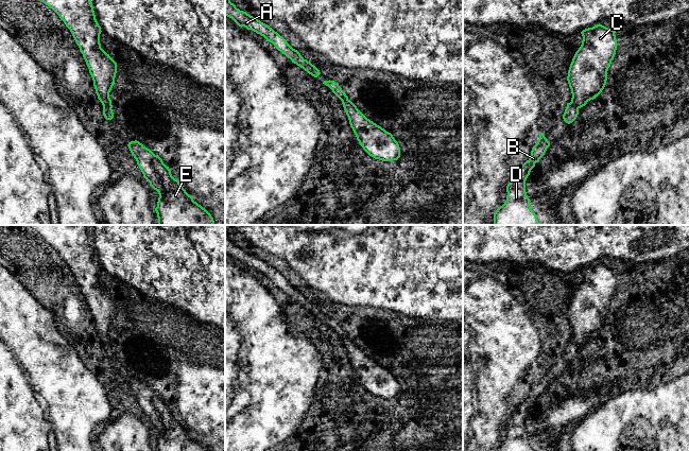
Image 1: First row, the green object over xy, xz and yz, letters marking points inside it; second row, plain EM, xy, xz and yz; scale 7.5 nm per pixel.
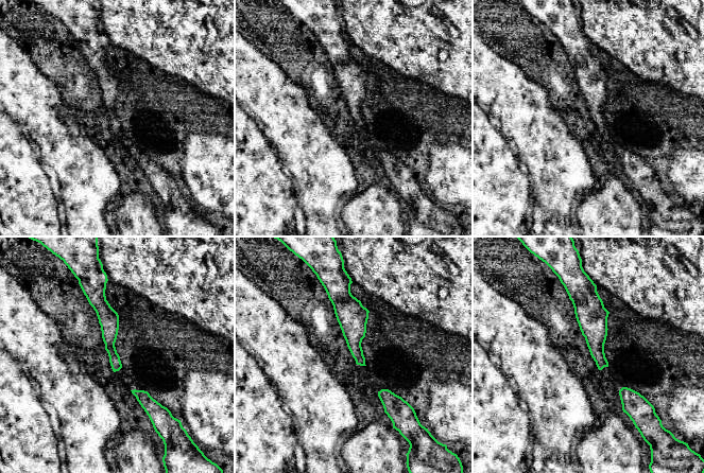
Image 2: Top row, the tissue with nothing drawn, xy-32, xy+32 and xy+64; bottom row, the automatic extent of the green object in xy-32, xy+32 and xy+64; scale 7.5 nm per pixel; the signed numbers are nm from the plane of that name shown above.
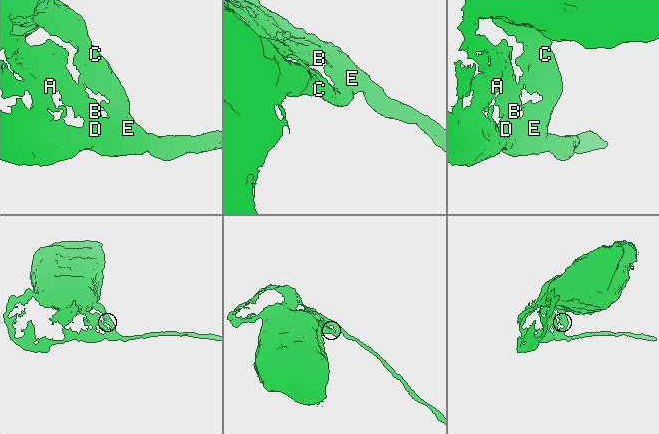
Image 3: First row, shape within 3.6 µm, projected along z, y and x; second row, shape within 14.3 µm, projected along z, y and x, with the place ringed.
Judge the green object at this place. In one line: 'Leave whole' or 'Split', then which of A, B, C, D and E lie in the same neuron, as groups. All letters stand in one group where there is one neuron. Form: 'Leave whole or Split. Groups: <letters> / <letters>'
Leave whole. Groups: A B C D E

